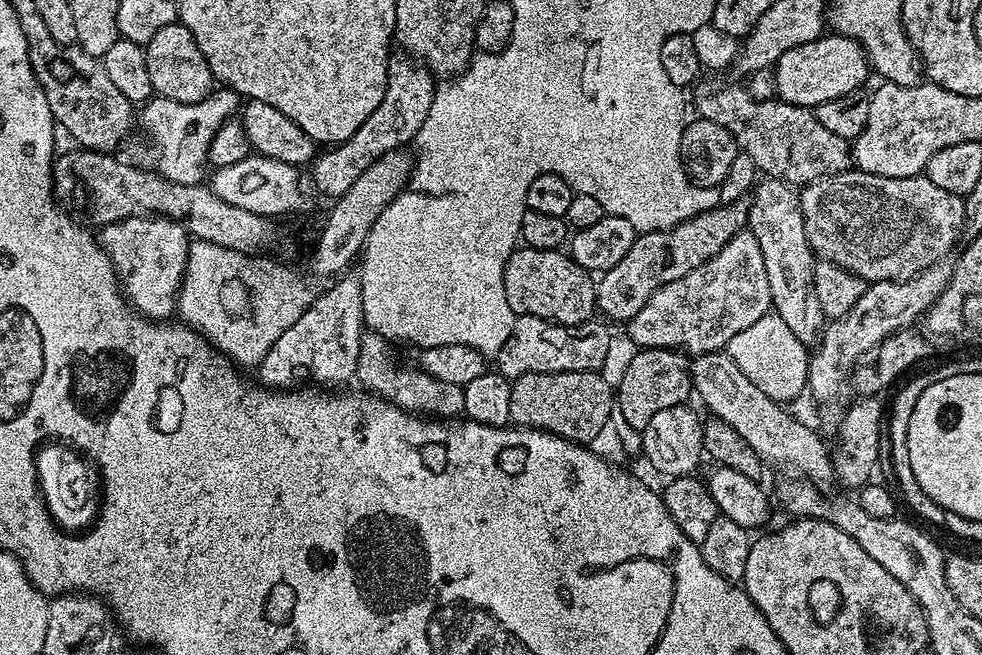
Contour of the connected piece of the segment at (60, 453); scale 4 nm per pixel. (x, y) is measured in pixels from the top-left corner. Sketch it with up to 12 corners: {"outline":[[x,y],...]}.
{"outline":[[37,436],[28,465],[54,526],[104,512],[90,449]]}

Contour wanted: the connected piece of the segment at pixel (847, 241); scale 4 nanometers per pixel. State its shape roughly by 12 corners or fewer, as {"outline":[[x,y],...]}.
{"outline":[[859,170],[799,189],[813,253],[865,282],[945,259],[964,197]]}

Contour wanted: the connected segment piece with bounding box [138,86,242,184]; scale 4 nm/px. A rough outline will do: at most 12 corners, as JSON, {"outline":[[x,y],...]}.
{"outline":[[217,87],[202,102],[153,95],[138,124],[156,175],[205,179],[214,134],[242,97]]}

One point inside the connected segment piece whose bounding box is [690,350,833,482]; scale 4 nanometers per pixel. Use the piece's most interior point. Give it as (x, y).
(732, 398)

